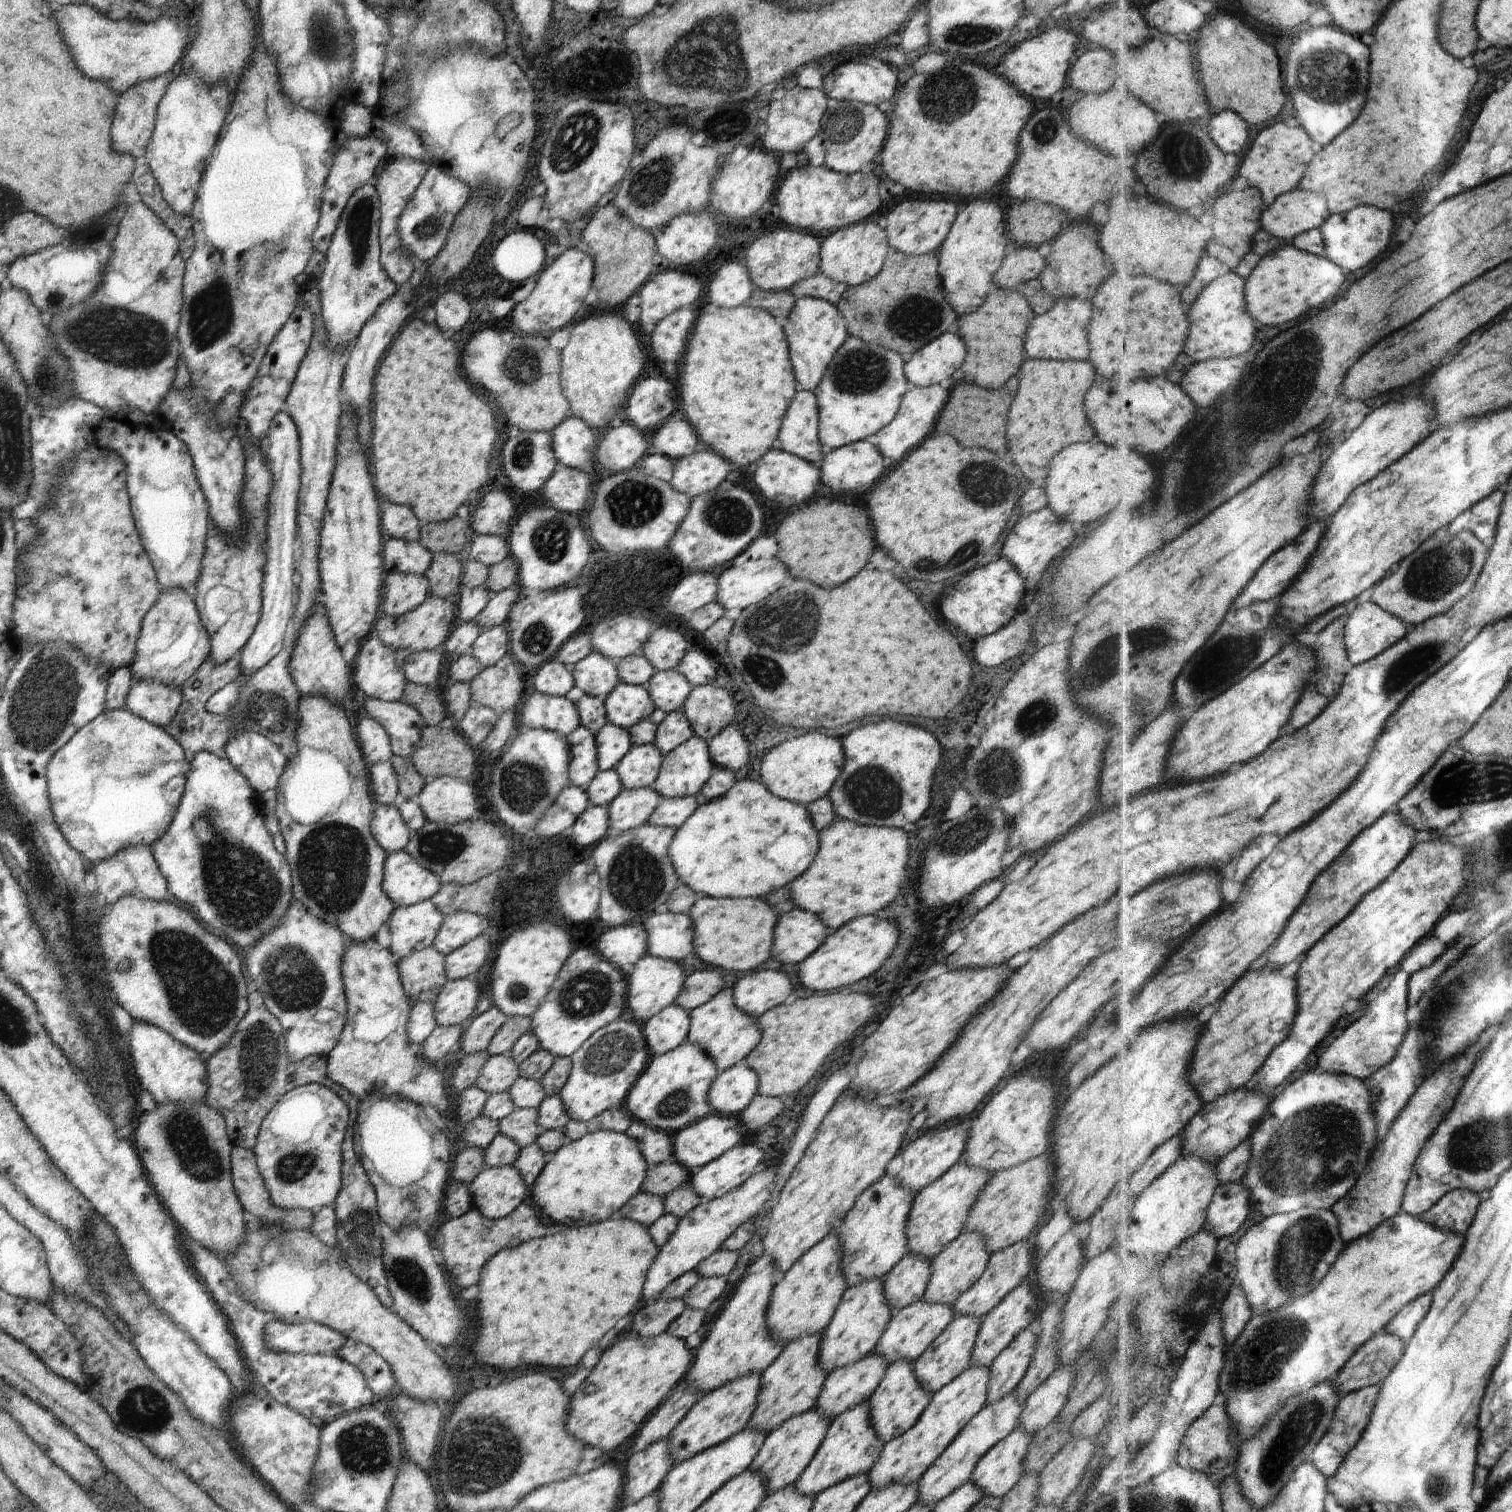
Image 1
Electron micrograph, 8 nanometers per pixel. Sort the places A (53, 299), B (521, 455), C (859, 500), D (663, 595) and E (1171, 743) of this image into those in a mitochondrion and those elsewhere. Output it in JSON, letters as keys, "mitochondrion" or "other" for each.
{"A":"mitochondrion","B":"mitochondrion","C":"other","D":"other","E":"other"}

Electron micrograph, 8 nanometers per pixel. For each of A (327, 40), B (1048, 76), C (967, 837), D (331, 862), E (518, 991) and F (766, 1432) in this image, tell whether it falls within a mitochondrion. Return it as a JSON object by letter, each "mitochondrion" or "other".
{"A":"mitochondrion","B":"other","C":"mitochondrion","D":"mitochondrion","E":"mitochondrion","F":"other"}

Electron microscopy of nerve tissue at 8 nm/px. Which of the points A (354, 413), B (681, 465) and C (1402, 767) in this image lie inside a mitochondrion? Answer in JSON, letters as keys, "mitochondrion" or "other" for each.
{"A":"other","B":"other","C":"other"}

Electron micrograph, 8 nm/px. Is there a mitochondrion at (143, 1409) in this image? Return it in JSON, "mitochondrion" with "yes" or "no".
{"mitochondrion":"yes"}

